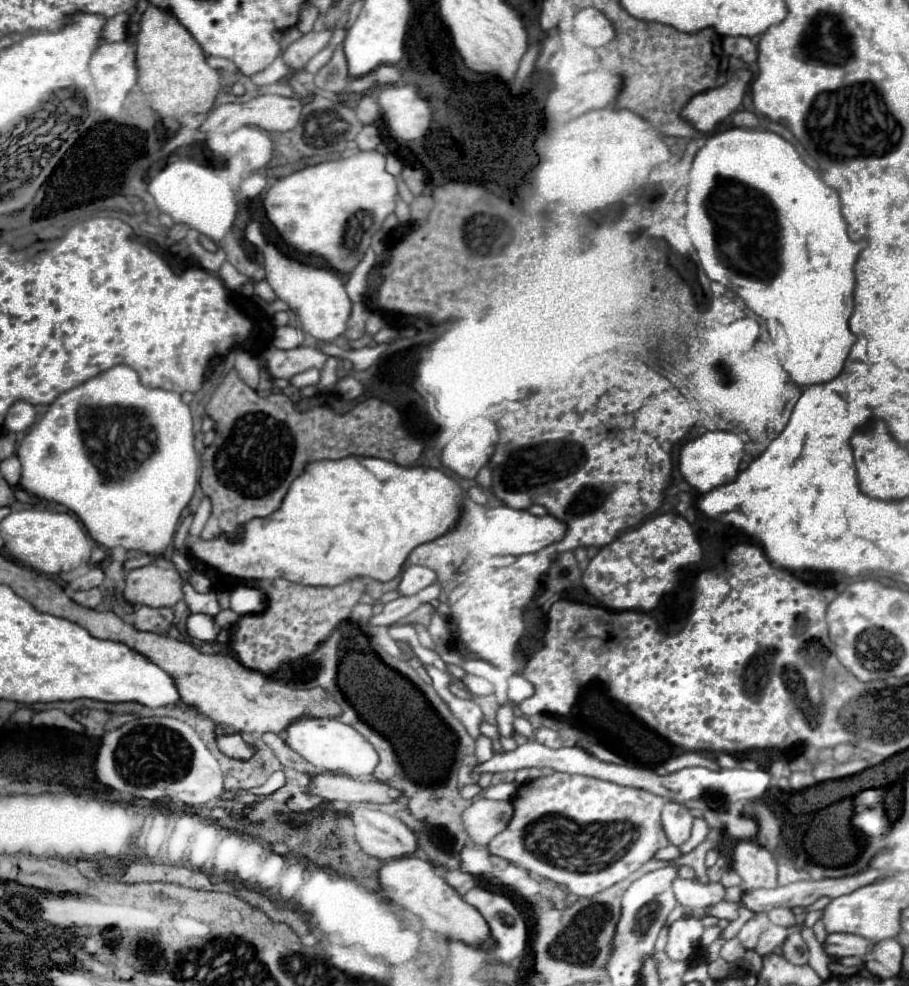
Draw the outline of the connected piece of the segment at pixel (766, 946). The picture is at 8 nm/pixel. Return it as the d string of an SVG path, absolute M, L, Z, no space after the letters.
M791 925L791 927L769 927L761 937L759 937L759 943L755 945L755 953L759 953L761 957L773 953L779 945L785 943L785 939L793 933L793 931L799 931L801 927L799 925Z

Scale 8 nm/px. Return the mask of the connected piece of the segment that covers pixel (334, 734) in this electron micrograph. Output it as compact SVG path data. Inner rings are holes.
M313 717L299 719L287 727L285 741L293 751L301 753L311 765L317 767L317 771L323 773L329 771L349 775L351 779L367 779L379 765L379 755L375 747L361 733L341 723L339 719L313 719Z

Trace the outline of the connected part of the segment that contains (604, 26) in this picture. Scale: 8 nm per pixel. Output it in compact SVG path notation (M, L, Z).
M593 7L581 9L575 15L573 31L577 39L581 39L587 47L603 47L615 37L615 29L611 21L599 9L593 9Z

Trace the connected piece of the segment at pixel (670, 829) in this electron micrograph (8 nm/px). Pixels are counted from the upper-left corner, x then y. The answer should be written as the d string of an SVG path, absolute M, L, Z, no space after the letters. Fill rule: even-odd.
M667 801L661 813L661 827L673 845L681 845L689 839L691 835L691 825L693 825L693 815L683 803Z

